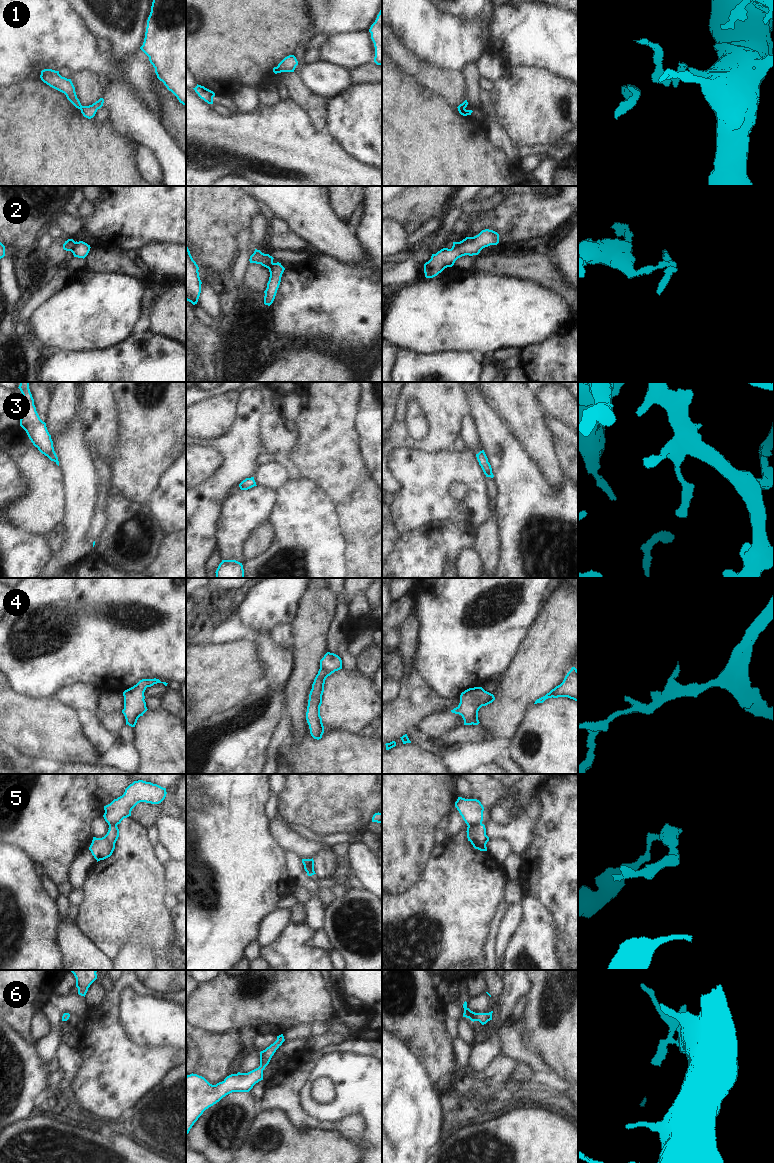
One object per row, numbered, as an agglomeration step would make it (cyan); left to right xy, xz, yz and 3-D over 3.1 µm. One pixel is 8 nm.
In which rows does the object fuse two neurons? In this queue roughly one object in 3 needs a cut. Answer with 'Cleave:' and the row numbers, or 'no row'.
Cleave: 1, 2, 5

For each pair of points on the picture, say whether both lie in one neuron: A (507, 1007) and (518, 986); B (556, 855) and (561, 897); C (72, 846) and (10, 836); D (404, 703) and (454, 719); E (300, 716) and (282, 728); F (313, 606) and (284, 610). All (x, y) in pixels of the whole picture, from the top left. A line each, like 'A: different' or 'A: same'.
A: same
B: same
C: same
D: different
E: different
F: different

